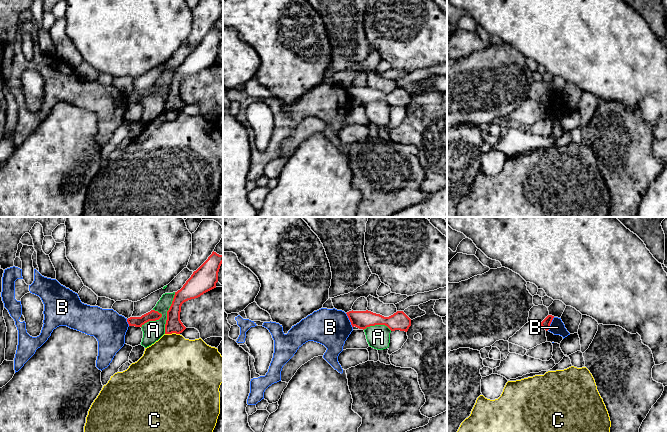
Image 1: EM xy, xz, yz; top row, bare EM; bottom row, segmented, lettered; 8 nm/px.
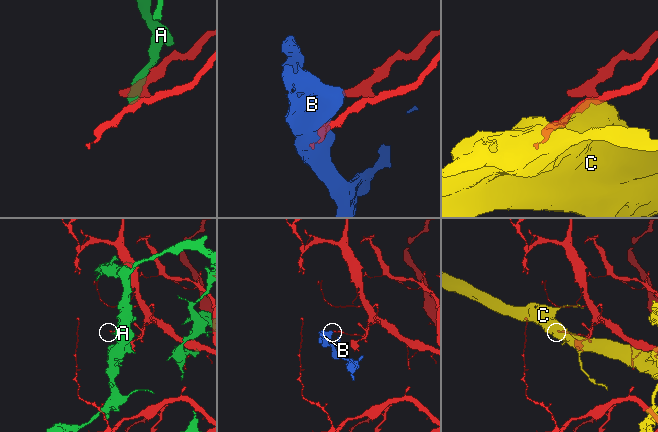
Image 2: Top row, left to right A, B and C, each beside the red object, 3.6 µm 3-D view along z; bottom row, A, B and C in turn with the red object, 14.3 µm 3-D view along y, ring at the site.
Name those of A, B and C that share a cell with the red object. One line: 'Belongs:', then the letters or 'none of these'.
Belongs: none of these

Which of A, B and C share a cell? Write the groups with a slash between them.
A / B / C

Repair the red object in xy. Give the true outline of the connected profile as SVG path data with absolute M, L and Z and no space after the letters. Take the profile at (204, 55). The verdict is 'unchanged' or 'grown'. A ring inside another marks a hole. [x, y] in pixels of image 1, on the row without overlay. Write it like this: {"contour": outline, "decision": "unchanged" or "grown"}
{"contour": "M213 27L208 35L193 48L183 63L175 68L172 80L167 87L165 110L180 110L186 105L180 96L182 80L216 64L218 48L222 39L223 31Z", "decision": "unchanged"}

